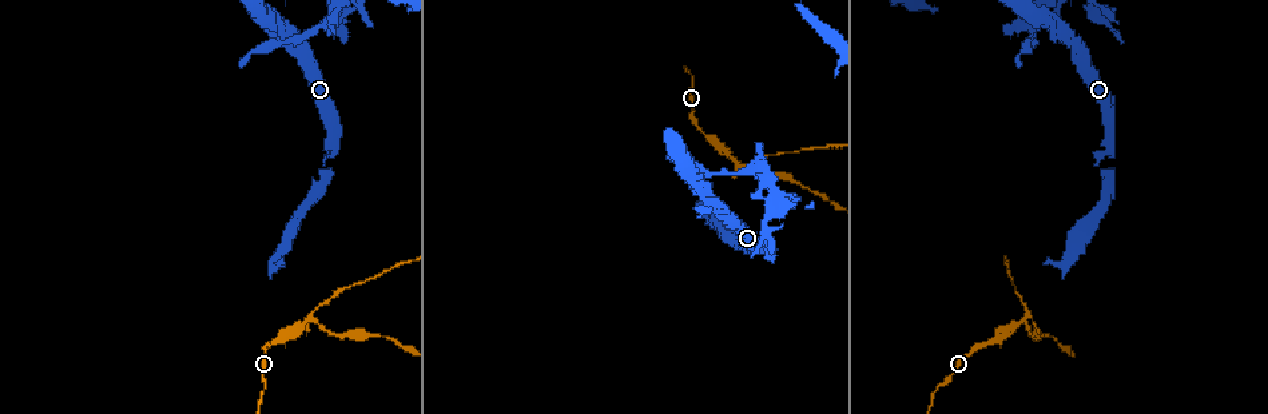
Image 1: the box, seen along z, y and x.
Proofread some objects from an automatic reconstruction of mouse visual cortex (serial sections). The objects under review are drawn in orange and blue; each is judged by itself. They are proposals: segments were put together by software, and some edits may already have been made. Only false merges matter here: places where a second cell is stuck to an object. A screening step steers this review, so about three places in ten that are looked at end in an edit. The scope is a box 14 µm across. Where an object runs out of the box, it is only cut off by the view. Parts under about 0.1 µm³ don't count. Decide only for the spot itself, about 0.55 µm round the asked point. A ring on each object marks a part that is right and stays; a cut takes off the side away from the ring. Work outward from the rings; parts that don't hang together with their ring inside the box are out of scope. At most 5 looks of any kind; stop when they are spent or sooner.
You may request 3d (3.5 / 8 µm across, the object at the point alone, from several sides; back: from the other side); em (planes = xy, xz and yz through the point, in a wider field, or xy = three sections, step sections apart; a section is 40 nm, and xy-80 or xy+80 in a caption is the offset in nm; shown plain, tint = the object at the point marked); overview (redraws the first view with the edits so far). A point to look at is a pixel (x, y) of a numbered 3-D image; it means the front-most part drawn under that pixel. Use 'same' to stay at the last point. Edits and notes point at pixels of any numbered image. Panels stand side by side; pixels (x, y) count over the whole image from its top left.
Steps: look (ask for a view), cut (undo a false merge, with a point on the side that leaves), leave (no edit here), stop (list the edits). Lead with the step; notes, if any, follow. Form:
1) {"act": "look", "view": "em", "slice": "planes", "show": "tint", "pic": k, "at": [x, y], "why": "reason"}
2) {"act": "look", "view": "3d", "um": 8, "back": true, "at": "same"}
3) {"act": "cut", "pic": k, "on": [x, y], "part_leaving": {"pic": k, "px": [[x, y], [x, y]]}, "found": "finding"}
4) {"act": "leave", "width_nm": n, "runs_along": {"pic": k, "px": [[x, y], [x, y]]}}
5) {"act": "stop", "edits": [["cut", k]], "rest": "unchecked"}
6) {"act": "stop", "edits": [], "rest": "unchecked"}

{"act": "look", "view": "3d", "um": 3.5, "pic": 1, "at": [716, 175], "why": "abrupt turn"}

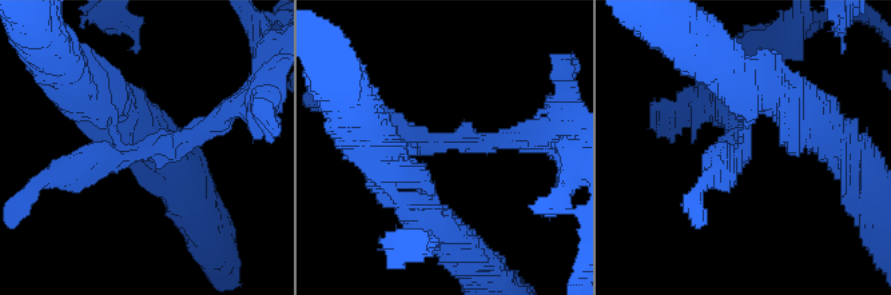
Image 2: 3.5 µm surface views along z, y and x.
{"act": "look", "view": "em", "slice": "xy", "step": 2, "show": "tint", "pic": 2, "at": [738, 153]}

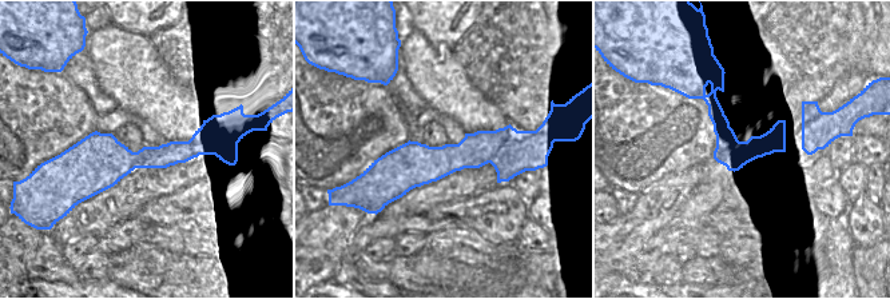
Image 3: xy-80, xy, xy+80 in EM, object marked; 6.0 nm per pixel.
{"act": "cut", "pic": 2, "on": [91, 160], "part_leaving": {"pic": 2, "px": [[418, 147], [524, 138]]}, "found": "two cells meet here"}

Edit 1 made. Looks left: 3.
{"act": "look", "view": "overview"}

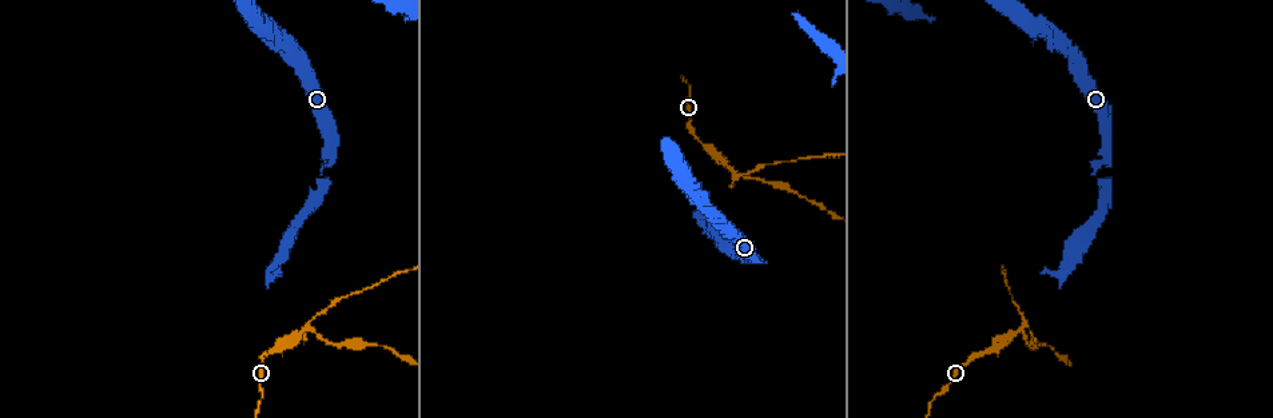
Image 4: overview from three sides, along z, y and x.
{"act": "look", "view": "3d", "um": 3.5, "back": true, "pic": 4, "at": [1019, 329], "why": "calibre changes"}

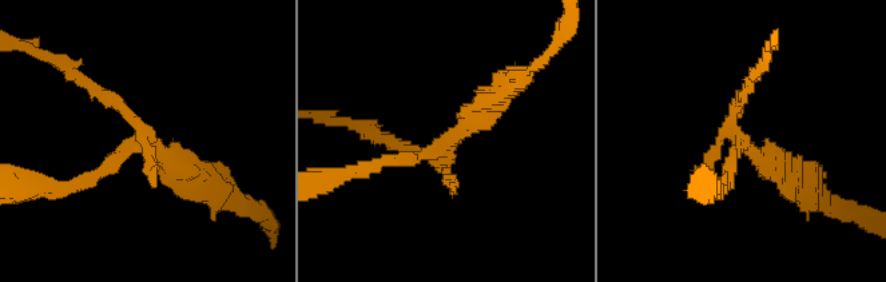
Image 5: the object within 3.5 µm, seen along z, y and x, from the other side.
{"act": "look", "view": "em", "slice": "xy", "step": 3, "show": "tint", "pic": 5, "at": [743, 138], "why": "shape alone is not enough"}

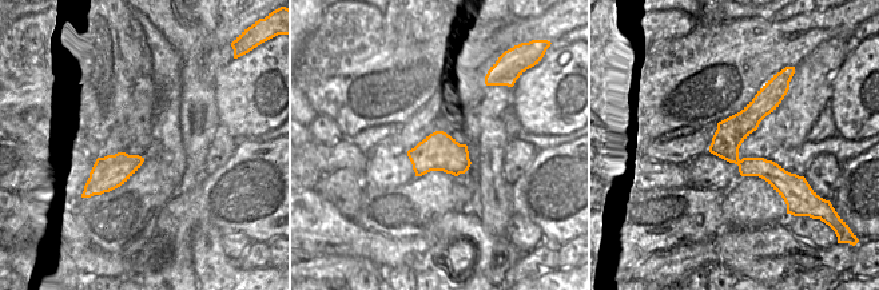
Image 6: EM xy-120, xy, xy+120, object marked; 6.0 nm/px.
{"act": "cut", "pic": 5, "on": [110, 96], "width_nm": 240, "border": {"pic": 6, "px": [[448, 135], [424, 157], [414, 153]]}, "found": "two cells meet here"}

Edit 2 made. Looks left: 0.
{"act": "stop", "edits": [["cut", 2], ["cut", 5]], "rest": "unchecked"}

